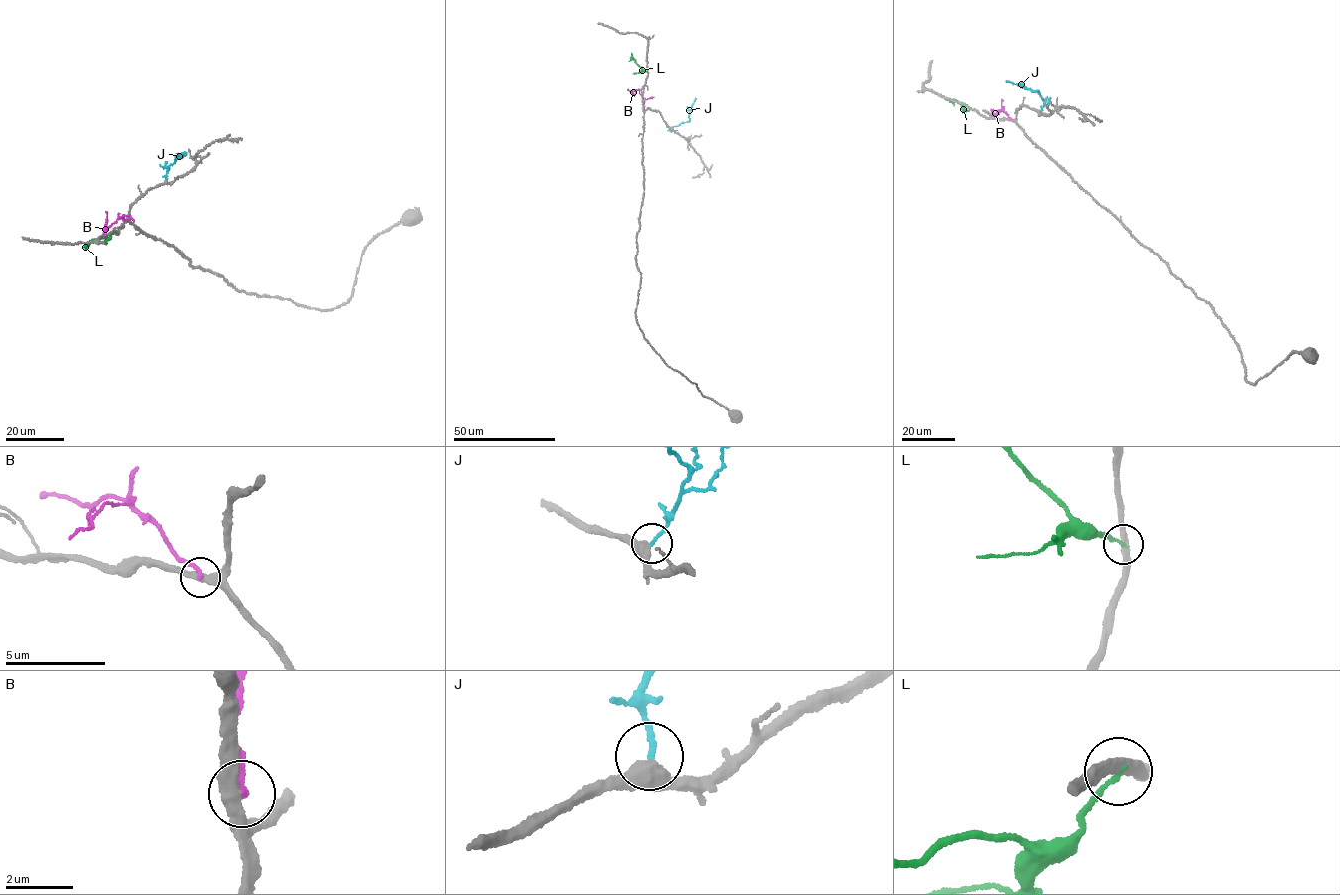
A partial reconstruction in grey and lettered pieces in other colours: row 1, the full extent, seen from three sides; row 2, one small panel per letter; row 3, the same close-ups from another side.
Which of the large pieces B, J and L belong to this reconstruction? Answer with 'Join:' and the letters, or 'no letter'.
Join: J

